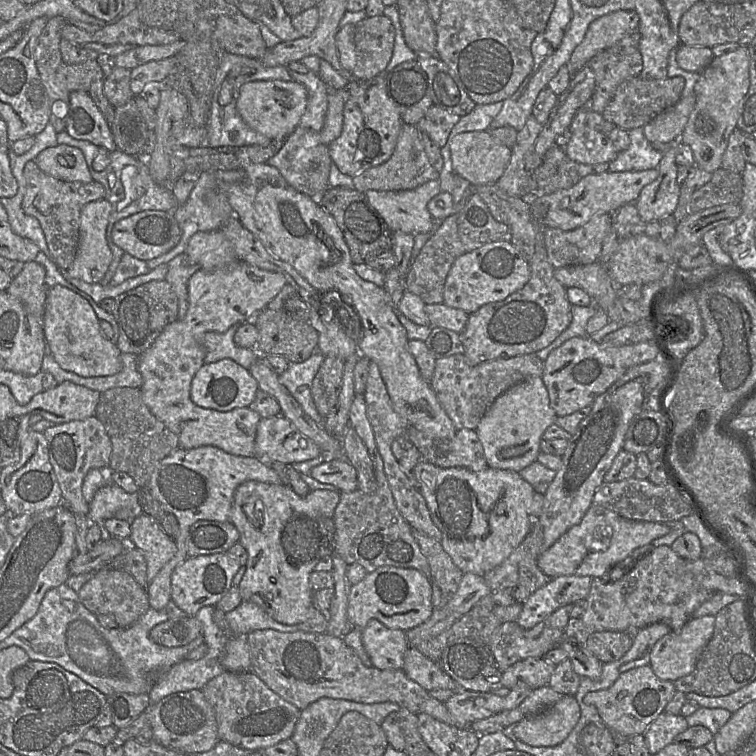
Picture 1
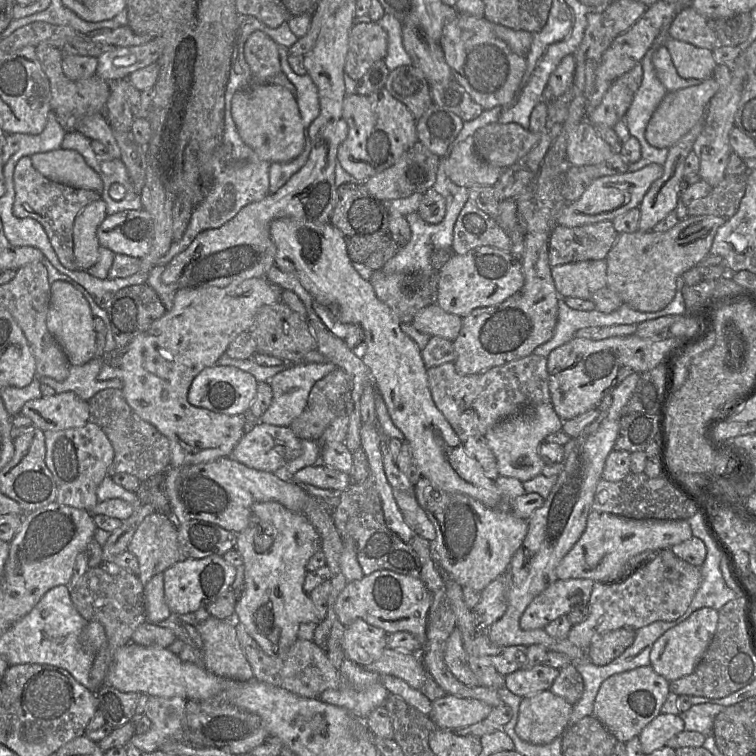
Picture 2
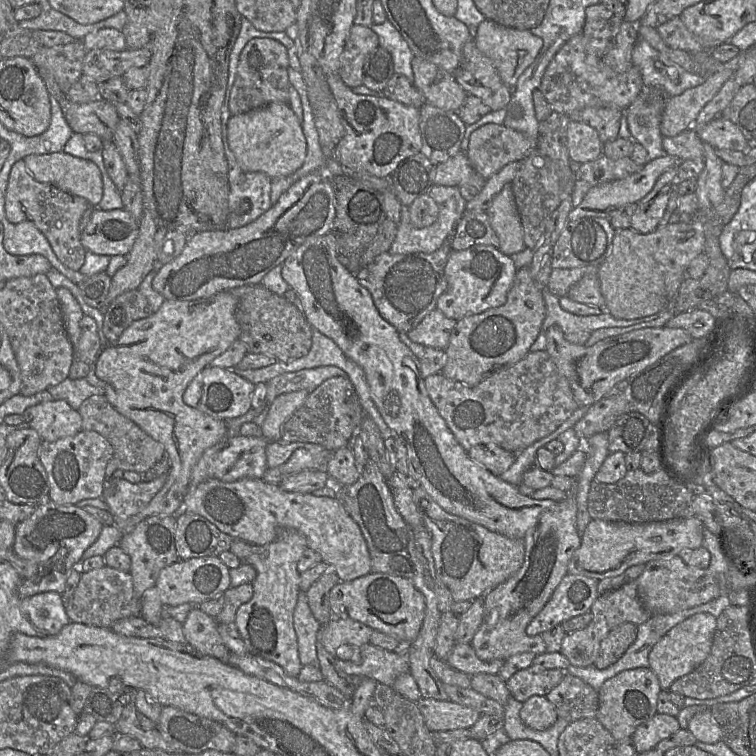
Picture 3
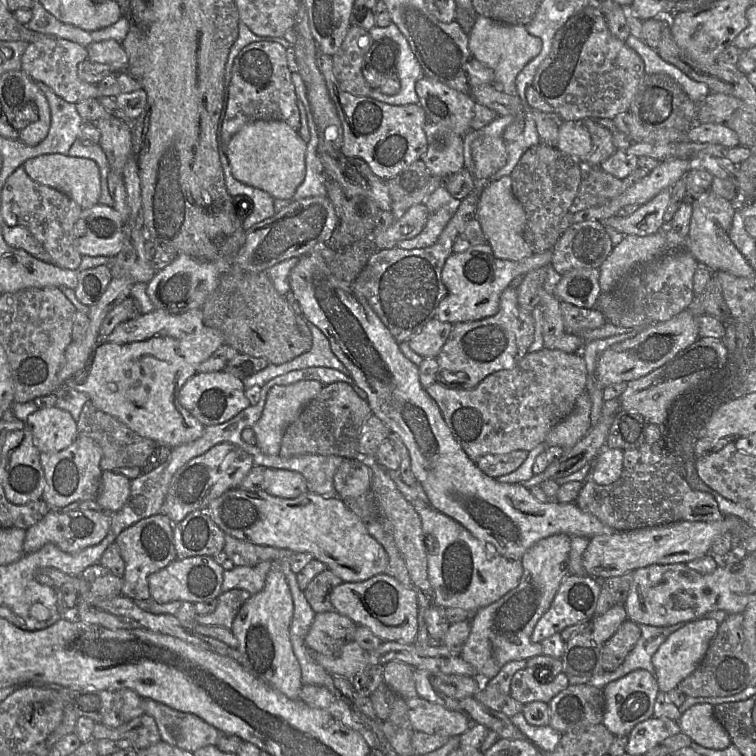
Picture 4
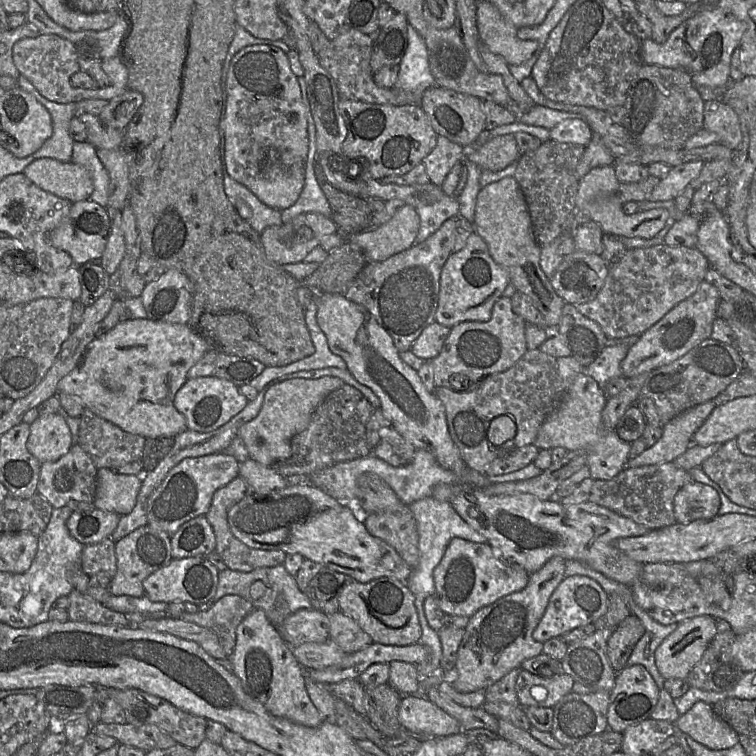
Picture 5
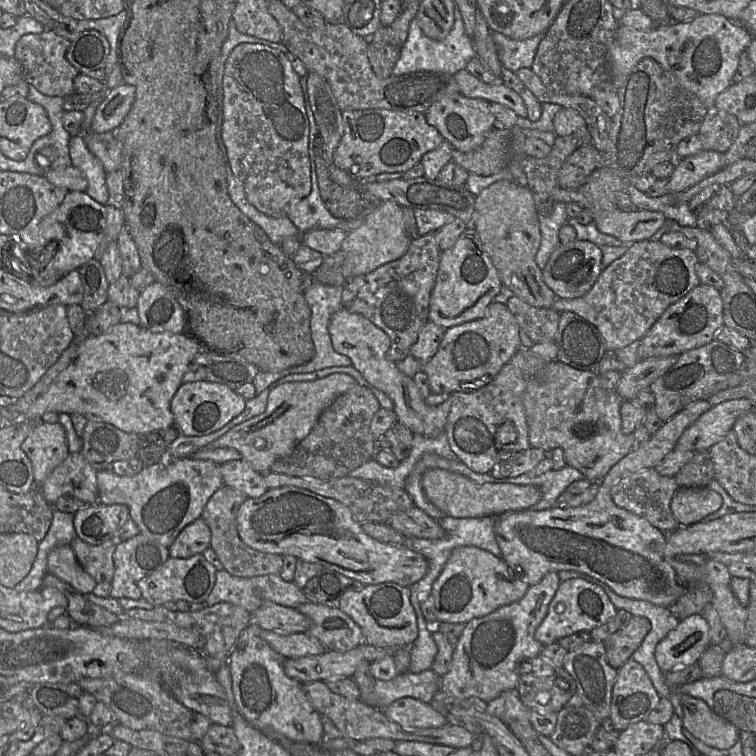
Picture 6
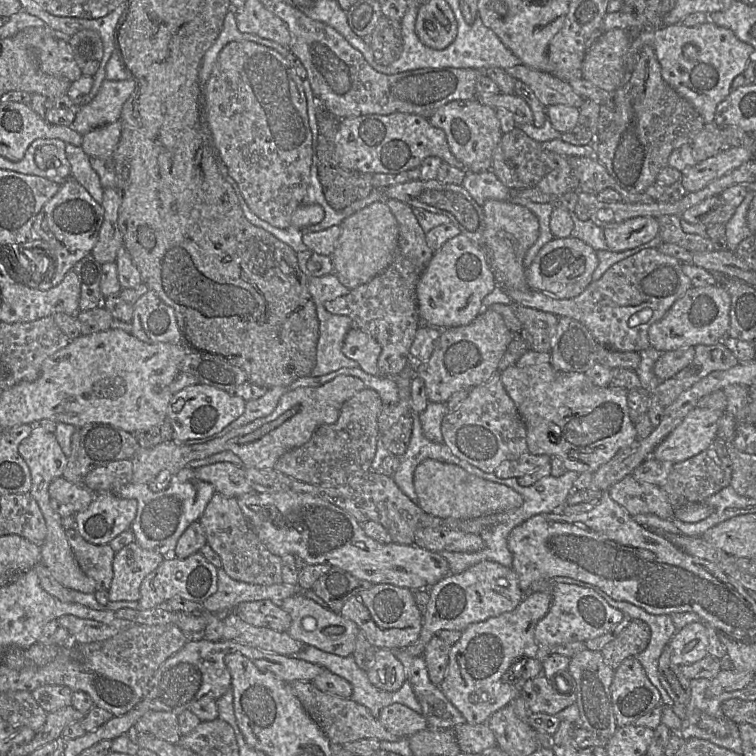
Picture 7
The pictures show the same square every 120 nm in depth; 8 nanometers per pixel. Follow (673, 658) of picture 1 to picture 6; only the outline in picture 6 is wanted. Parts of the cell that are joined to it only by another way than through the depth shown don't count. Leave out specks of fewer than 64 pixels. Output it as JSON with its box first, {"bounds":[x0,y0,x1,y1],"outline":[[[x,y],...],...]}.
{"bounds":[655,614,710,673],"outline":[[[701,614],[679,622],[656,646],[655,659],[664,673],[699,661],[710,646],[710,627]]]}

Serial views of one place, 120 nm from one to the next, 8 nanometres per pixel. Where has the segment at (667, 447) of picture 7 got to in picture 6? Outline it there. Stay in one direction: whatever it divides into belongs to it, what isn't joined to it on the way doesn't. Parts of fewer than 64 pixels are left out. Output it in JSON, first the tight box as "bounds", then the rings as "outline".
{"bounds":[676,398,754,451],"outline":[[[747,398],[728,400],[712,406],[681,435],[676,450],[709,451],[733,429],[739,416],[754,409]]]}

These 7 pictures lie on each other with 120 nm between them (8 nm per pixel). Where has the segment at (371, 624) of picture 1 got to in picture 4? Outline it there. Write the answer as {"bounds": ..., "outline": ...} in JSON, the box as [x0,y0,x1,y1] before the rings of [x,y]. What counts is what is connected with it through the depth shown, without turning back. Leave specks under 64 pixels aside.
{"bounds":[305,611,356,657],"outline":[[[336,611],[315,613],[305,645],[311,652],[337,657],[342,646],[353,640],[356,626],[349,617]]]}

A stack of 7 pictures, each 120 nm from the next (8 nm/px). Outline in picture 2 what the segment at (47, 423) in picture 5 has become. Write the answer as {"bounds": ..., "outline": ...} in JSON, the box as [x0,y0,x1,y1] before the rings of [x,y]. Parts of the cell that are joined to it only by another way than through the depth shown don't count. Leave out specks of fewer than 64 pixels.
{"bounds":[20,391,89,431],"outline":[[[71,391],[27,401],[20,413],[29,417],[34,427],[45,431],[60,431],[83,427],[89,421],[88,401]]]}

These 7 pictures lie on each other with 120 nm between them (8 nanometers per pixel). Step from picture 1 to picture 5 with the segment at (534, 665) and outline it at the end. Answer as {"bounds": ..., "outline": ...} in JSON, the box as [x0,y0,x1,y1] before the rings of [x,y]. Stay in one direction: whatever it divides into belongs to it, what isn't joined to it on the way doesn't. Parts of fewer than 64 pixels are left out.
{"bounds":[515,670,573,708],"outline":[[[521,670],[517,676],[515,690],[523,708],[553,708],[566,694],[572,692],[573,683],[573,678],[564,672],[546,678]]]}

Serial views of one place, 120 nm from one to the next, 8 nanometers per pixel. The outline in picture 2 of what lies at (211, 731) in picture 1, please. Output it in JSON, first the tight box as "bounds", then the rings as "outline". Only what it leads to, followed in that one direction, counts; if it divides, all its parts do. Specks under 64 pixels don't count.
{"bounds":[127,695,187,752],"outline":[[[148,695],[144,714],[150,719],[151,727],[145,734],[134,734],[127,745],[152,752],[167,740],[182,740],[187,701],[182,697]]]}

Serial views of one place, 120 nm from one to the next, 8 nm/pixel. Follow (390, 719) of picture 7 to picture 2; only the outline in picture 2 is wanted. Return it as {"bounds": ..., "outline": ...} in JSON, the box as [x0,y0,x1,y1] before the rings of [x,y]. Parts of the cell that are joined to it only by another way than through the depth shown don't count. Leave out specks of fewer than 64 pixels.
{"bounds":[429,694,493,731],"outline":[[[446,694],[432,701],[429,714],[437,728],[455,731],[483,721],[493,707],[473,698],[459,698]]]}

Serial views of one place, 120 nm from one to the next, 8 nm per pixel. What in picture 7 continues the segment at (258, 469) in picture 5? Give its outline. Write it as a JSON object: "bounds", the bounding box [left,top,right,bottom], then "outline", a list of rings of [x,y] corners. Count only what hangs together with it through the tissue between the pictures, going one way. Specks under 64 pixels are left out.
{"bounds":[194,462,252,497],"outline":[[[219,462],[194,469],[198,479],[210,483],[216,493],[226,497],[239,497],[252,493],[243,466],[230,462]]]}

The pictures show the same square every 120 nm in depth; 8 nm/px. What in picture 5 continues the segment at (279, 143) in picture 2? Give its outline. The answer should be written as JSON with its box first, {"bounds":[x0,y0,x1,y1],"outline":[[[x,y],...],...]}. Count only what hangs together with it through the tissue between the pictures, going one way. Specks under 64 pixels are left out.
{"bounds":[245,162,305,210],"outline":[[[268,162],[265,168],[245,184],[260,201],[271,208],[283,210],[299,198],[305,180],[305,170],[277,162]]]}

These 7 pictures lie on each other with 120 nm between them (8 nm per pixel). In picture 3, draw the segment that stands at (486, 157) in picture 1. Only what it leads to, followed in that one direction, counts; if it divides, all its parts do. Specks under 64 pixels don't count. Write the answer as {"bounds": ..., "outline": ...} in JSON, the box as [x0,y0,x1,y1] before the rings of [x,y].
{"bounds":[433,150,476,186],"outline":[[[461,150],[447,161],[435,165],[433,170],[433,185],[455,186],[466,183],[471,175],[476,173],[472,168],[466,152]]]}

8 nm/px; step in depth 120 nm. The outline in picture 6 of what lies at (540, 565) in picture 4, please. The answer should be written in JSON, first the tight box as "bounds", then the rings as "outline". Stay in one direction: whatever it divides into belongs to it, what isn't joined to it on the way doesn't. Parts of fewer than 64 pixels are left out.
{"bounds":[441,572,560,703],"outline":[[[549,572],[538,583],[530,585],[520,600],[501,606],[484,617],[473,618],[465,624],[458,638],[450,668],[441,677],[441,692],[446,694],[447,700],[460,701],[469,697],[477,697],[488,703],[504,691],[517,689],[520,677],[517,672],[518,663],[523,659],[540,656],[544,647],[534,638],[534,633],[545,618],[560,582],[557,572]]]}

